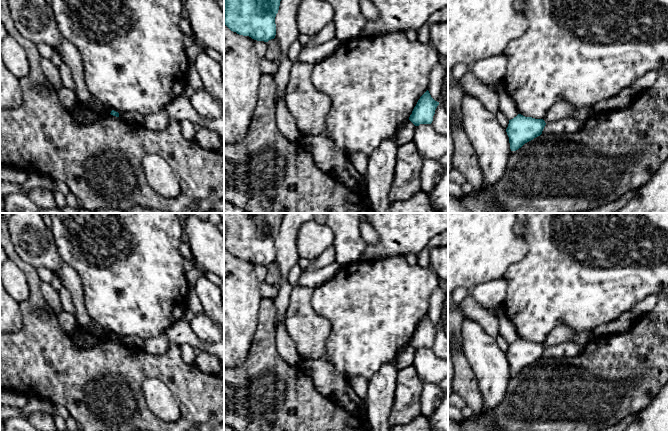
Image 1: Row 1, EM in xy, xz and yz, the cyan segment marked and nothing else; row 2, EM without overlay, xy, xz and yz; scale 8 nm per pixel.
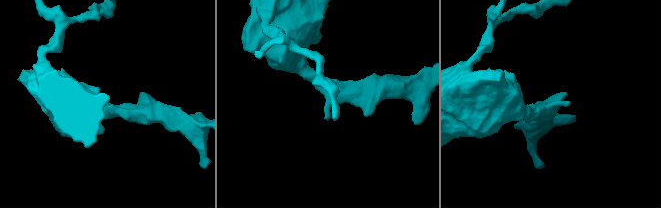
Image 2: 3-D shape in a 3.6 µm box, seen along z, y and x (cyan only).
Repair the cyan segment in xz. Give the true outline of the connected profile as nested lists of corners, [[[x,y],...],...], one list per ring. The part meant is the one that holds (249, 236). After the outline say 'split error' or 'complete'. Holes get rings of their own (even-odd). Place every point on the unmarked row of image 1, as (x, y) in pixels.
[[[224,213],[224,248],[239,259],[268,266],[275,262],[275,241],[285,213]]] | complete

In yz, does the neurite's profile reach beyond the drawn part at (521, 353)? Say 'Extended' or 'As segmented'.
As segmented

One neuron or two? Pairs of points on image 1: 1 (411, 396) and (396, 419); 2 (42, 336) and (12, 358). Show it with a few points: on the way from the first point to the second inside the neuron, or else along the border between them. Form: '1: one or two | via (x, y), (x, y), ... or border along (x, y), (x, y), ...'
1: one | via (407, 402), (405, 409), (401, 413)
2: one | via (35, 343), (19, 358)

